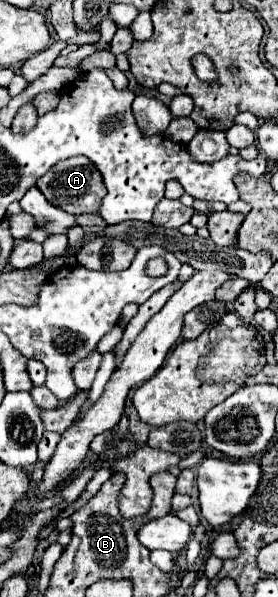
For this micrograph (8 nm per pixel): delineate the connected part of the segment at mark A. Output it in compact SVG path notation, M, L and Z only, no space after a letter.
M74 156L74 158L66 158L64 162L54 164L42 178L38 178L36 188L46 196L46 200L50 204L54 204L74 216L96 212L100 208L102 198L106 196L102 176L100 176L98 168L86 156Z

